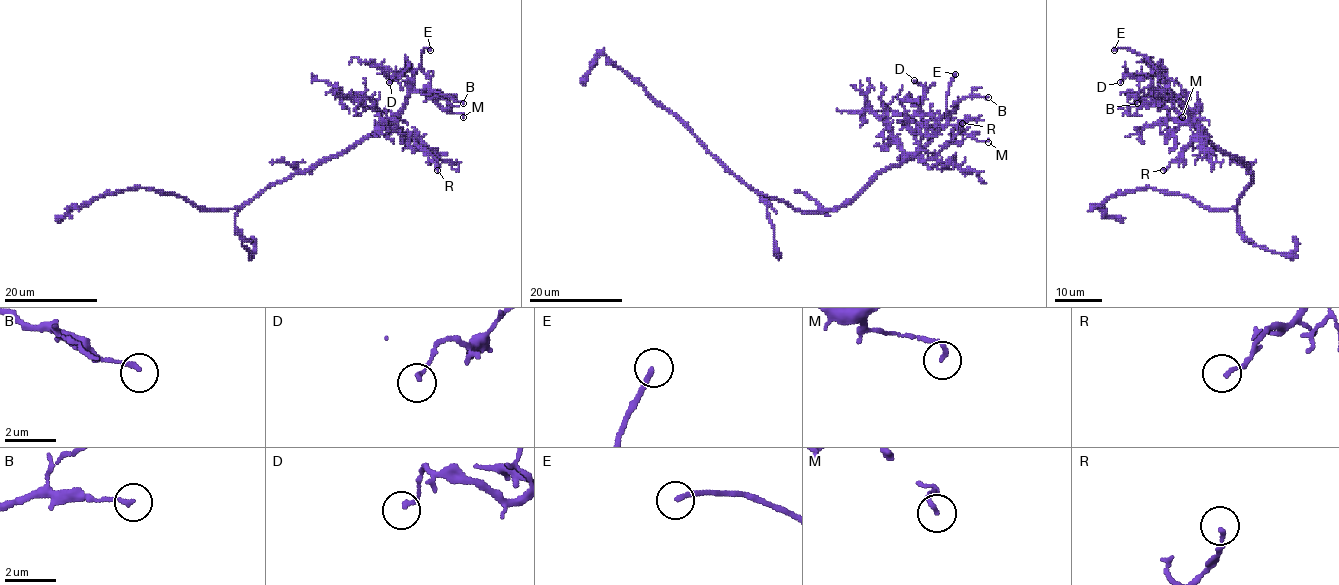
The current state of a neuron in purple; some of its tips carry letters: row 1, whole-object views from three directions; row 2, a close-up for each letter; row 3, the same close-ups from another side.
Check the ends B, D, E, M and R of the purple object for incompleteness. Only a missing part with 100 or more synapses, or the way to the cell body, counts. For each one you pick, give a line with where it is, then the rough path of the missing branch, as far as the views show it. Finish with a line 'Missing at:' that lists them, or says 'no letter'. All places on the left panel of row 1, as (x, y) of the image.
E: Place: (430, 50). Course of what is missing: (430, 50), (440, 55), (447, 50), (450, 53)
Missing at: E

